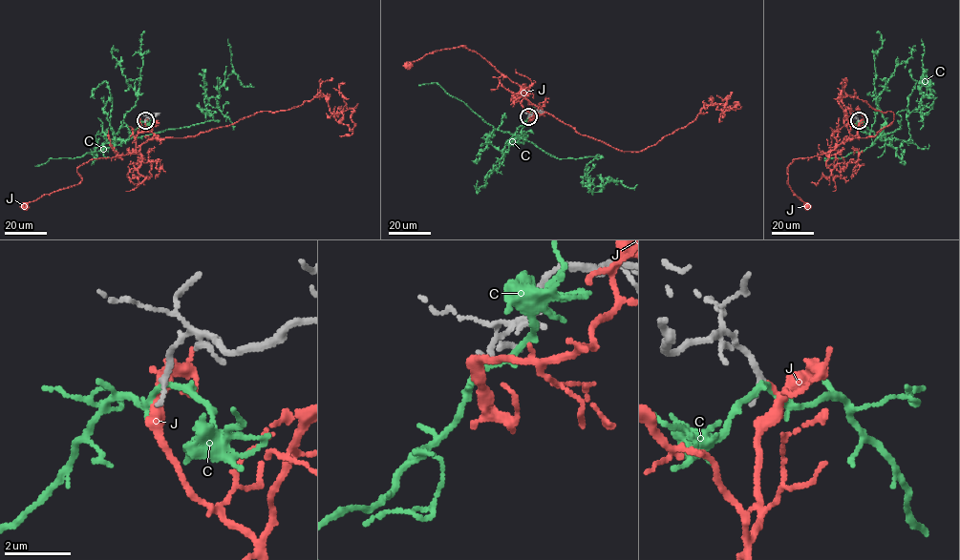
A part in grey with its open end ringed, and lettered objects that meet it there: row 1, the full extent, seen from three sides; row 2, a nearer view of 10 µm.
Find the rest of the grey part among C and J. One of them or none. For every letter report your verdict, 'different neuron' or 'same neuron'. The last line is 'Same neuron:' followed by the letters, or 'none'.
C: different neuron
J: same neuron
Same neuron: J

